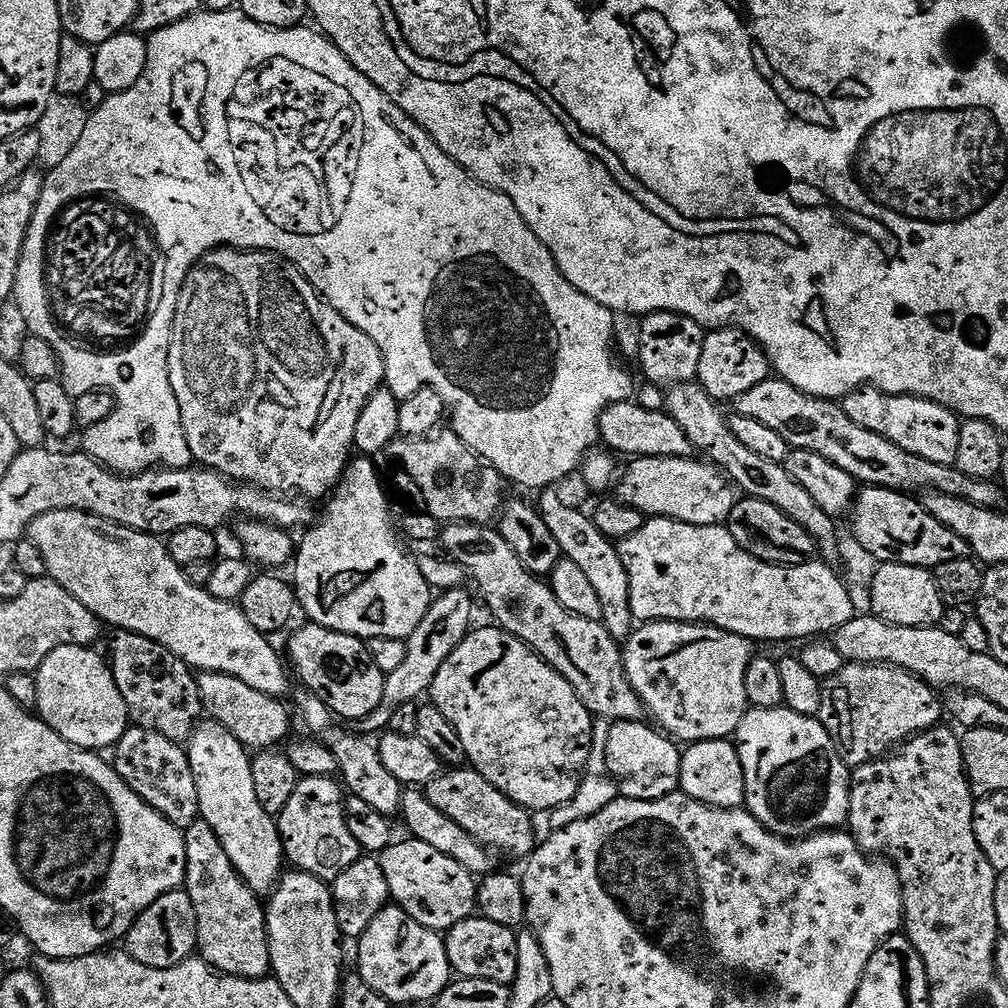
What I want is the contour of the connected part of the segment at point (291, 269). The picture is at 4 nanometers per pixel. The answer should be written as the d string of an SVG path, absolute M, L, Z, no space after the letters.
M215 248L212 252L207 252L202 259L196 261L196 265L188 271L186 282L180 291L178 298L178 306L174 314L174 322L172 323L172 337L170 338L170 354L168 355L168 369L170 370L170 386L174 386L174 398L178 398L178 410L182 410L182 426L184 427L184 437L190 446L190 454L193 461L197 465L203 466L210 472L217 472L233 482L243 482L245 484L253 484L255 488L262 489L263 492L274 492L277 494L296 494L292 492L301 492L304 496L324 496L335 489L339 484L341 476L344 475L345 467L350 459L350 453L353 451L353 436L355 427L358 423L359 415L362 414L363 407L369 402L371 396L378 391L385 383L384 379L384 359L378 350L378 346L374 342L370 342L370 338L366 338L366 334L362 334L362 330L358 330L350 322L346 322L346 318L342 318L342 314L337 312L332 305L326 303L317 292L315 284L309 282L307 276L300 271L296 265L285 260L283 256L277 256L275 252L266 252L263 250L241 250L238 248Z

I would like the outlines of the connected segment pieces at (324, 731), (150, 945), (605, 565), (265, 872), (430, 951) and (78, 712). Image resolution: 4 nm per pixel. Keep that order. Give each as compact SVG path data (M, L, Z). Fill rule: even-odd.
M300 690L296 696L296 708L300 711L305 726L312 731L309 733L319 738L334 754L338 776L343 787L351 795L363 798L367 804L374 806L378 814L389 818L395 817L400 811L400 802L404 797L405 789L398 782L398 778L394 778L394 774L390 774L390 770L382 766L379 747L367 735L361 735L356 730L347 732L344 728L335 728L334 725L328 724L328 720L333 719L332 711L328 709L326 702L322 702L322 698L318 698L313 692Z
M167 892L162 894L162 898L155 900L142 915L136 917L126 937L126 951L129 956L142 962L142 966L173 968L197 951L197 934L198 922L194 914L194 902L190 902L187 892Z
M551 488L543 489L539 493L540 500L536 502L537 511L554 535L554 540L558 542L561 555L577 563L581 571L585 572L586 578L593 584L601 601L603 616L601 623L606 626L607 633L618 642L627 641L636 621L630 610L629 575L622 564L619 549L594 526L591 515L566 504L556 491L558 490Z
M204 722L187 741L186 751L190 770L194 770L194 782L198 786L200 819L208 823L214 834L218 834L218 842L222 842L222 850L226 850L226 858L230 858L234 870L238 870L246 886L250 886L257 896L267 897L280 883L286 868L286 857L277 821L266 814L258 803L249 749L238 742L226 726Z
M395 906L381 910L378 918L374 918L374 922L370 922L370 926L359 936L357 944L360 945L356 948L357 965L355 964L355 967L358 969L360 977L371 988L378 990L378 994L382 994L382 998L386 998L389 1005L424 1003L427 1005L435 1000L438 994L442 994L445 986L451 984L454 979L454 973L446 954L444 936L414 922L414 918L410 918L410 914L406 914Z
M58 646L58 650L54 650L54 654L46 657L42 662L42 666L36 669L34 673L37 684L37 706L35 711L45 724L53 726L61 726L60 724L116 724L119 722L120 716L122 720L122 701L118 694L118 686L114 682L114 674L112 673L109 661L105 657L103 660L98 653L92 651L96 650L93 650L91 647L83 648L82 646Z

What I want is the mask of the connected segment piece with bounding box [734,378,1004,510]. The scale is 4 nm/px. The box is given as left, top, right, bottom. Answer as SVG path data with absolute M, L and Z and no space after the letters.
M769 378L758 382L758 386L746 390L746 394L734 402L734 408L739 415L755 418L757 422L762 422L762 426L775 430L787 442L789 449L813 452L826 458L826 462L834 462L838 470L846 470L846 474L850 474L861 485L889 488L905 494L941 492L974 506L993 510L999 509L999 504L1004 500L999 483L975 480L950 464L926 462L926 458L918 458L918 454L910 454L910 450L894 446L894 442L882 438L882 434L874 434L874 430L866 430L850 422L837 401L819 400L790 386L790 382L785 380Z

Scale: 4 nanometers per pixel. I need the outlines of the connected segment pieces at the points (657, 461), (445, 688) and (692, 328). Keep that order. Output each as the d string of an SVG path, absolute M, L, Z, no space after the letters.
M638 456L630 464L625 472L623 469L614 496L646 518L661 516L694 526L723 525L738 499L728 477L715 464L700 458Z
M499 626L491 627L480 629L477 627L475 630L469 631L464 641L452 651L450 658L446 658L446 662L442 662L430 689L430 703L438 710L442 710L442 714L446 714L450 726L454 726L454 730L458 730L458 738L462 738L462 746L468 755L467 763L475 768L478 774L482 774L482 778L486 778L486 782L498 786L498 790L502 790L502 794L506 794L506 798L510 798L515 804L528 809L529 812L547 814L552 809L561 808L566 802L570 802L570 798L574 798L574 794L578 790L584 767L587 766L592 753L594 717L578 698L574 686L570 686L570 682L566 682L566 678L562 678L562 674L558 674L558 670L551 668L538 653L523 644L517 636L511 636Z
M653 312L641 319L638 356L644 378L657 387L669 388L675 384L691 383L697 374L702 358L705 329L689 316L674 312Z

